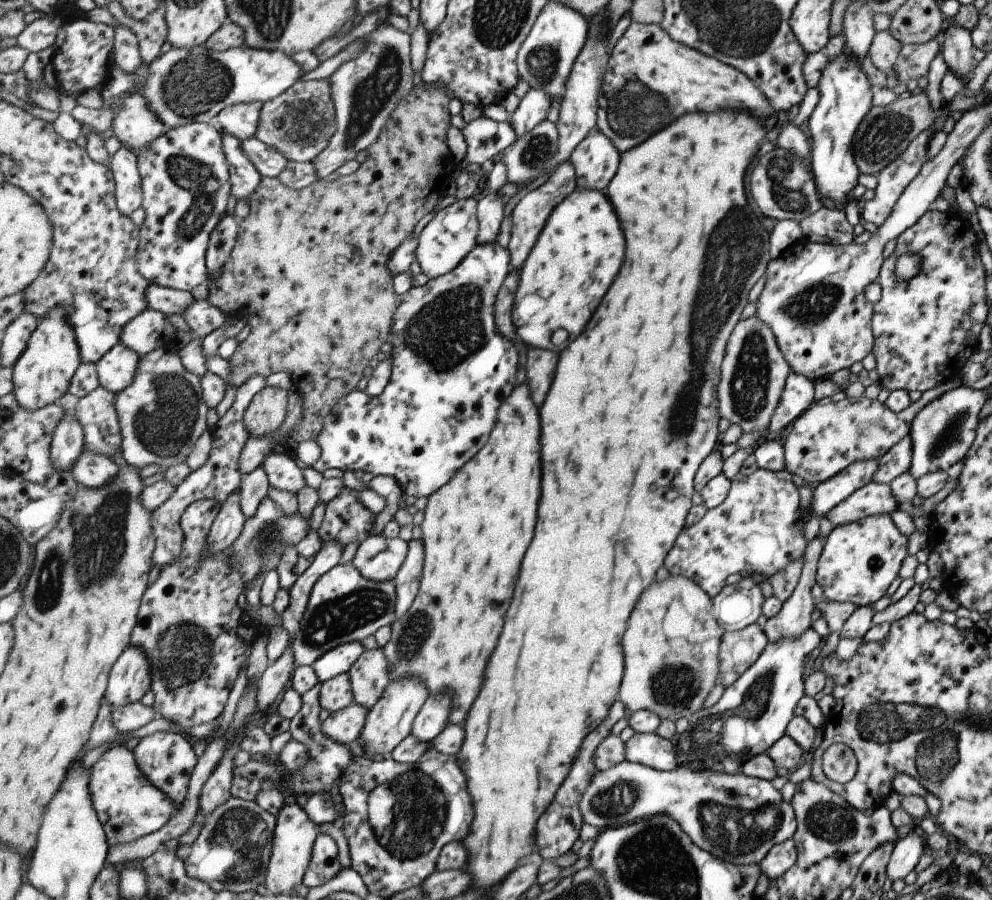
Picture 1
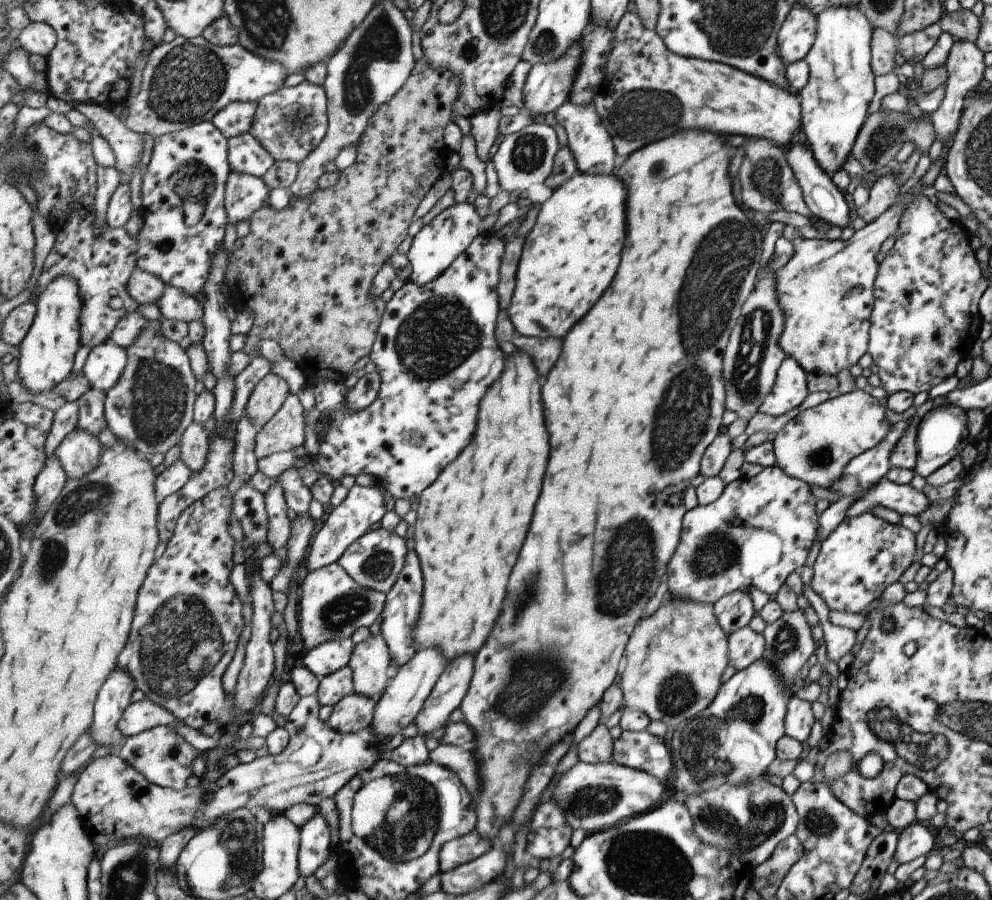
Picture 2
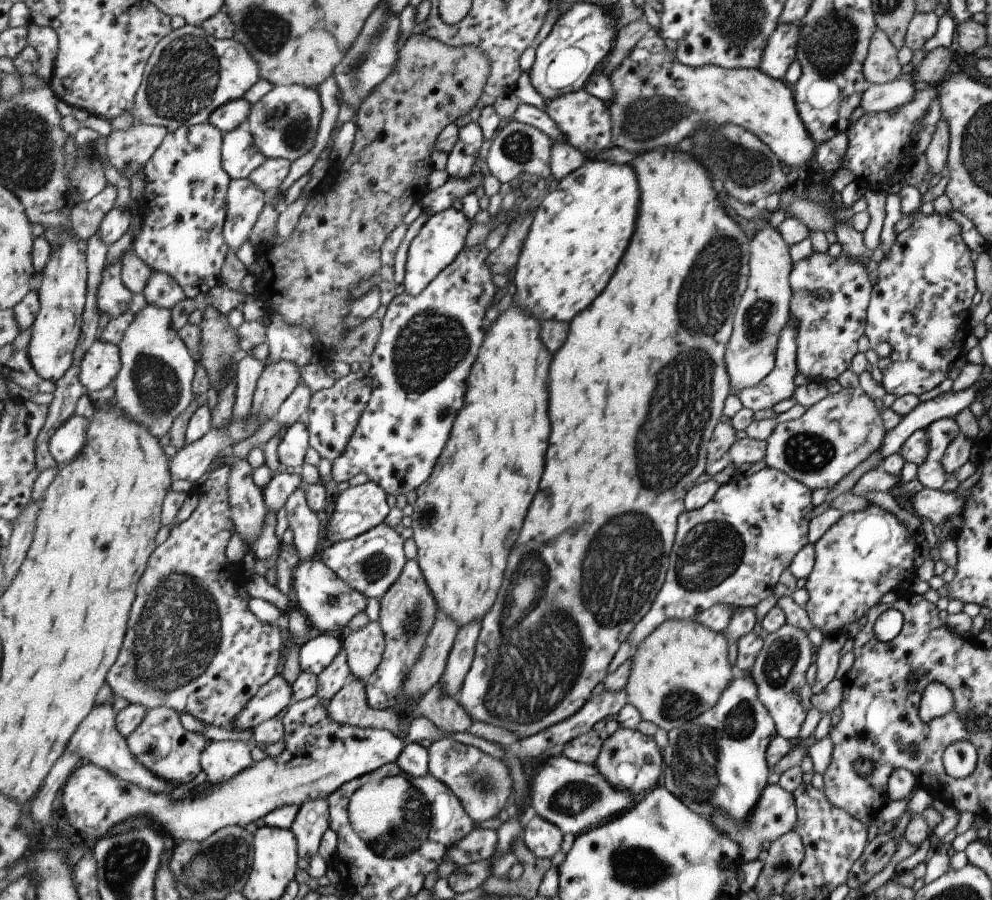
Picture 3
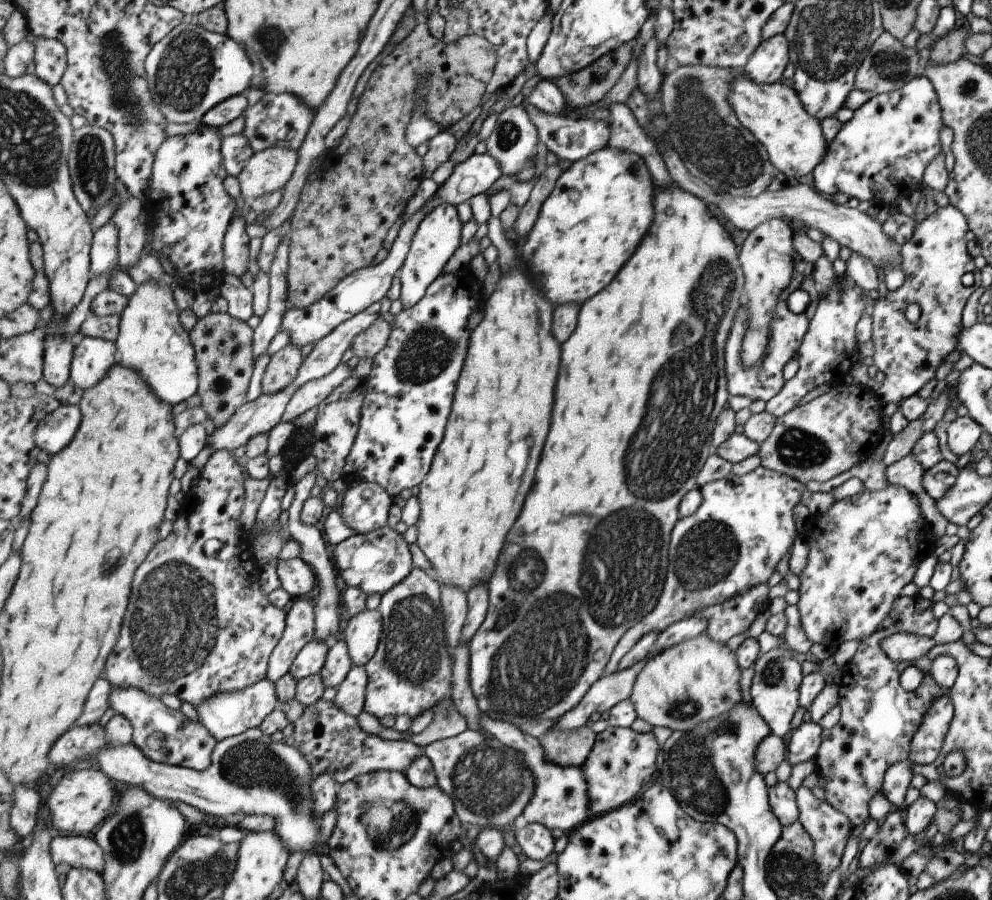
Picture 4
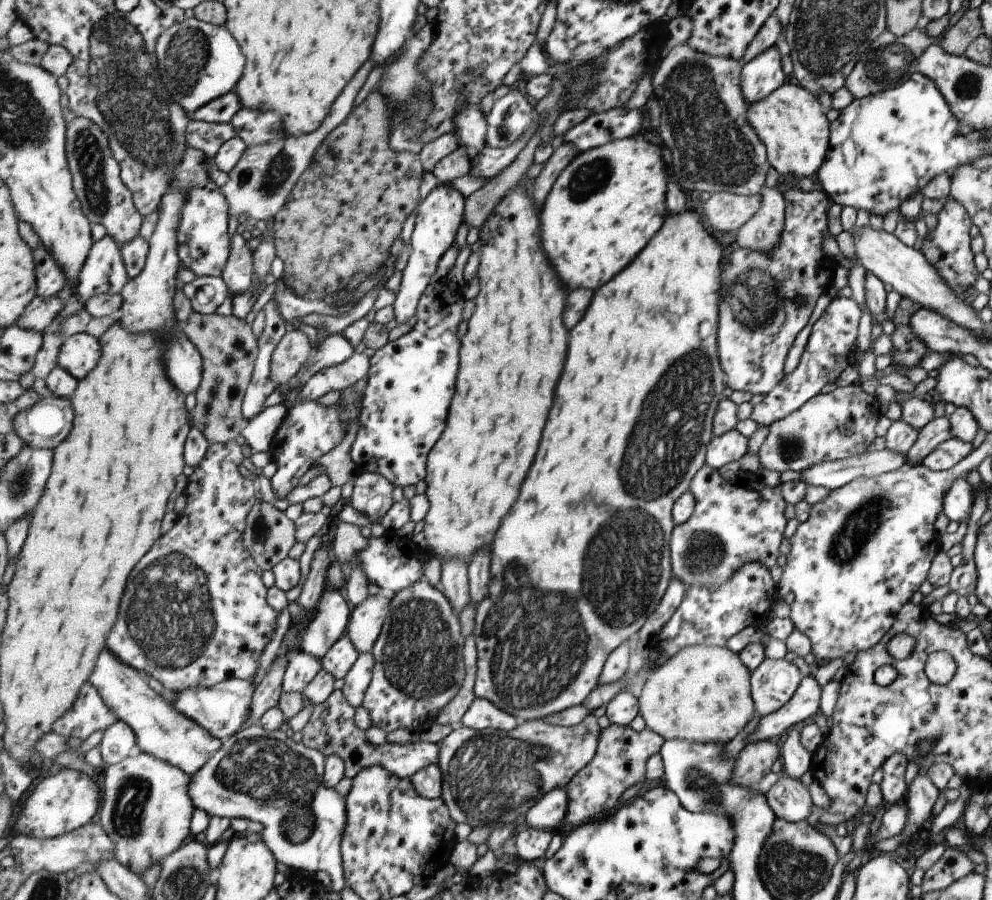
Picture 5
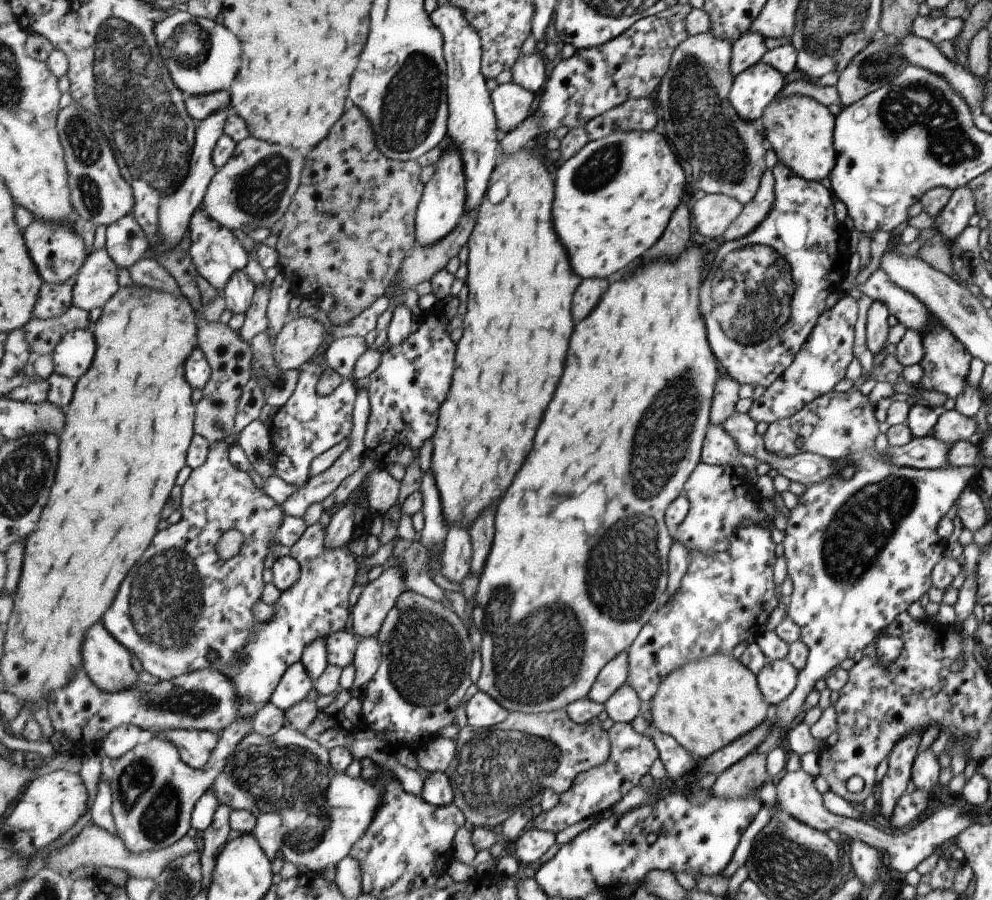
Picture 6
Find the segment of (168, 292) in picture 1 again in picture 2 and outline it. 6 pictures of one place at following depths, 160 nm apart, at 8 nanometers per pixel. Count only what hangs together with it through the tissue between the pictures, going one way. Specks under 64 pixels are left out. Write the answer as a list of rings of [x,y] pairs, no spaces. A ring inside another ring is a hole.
[[[136,268],[130,278],[128,289],[141,306],[159,305],[167,288],[166,282],[157,275]]]

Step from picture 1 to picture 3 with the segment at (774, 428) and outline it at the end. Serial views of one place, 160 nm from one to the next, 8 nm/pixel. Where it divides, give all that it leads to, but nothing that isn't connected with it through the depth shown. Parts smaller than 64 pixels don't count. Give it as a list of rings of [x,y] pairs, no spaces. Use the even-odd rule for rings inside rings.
[[[792,315],[788,317],[788,324],[784,326],[778,339],[775,352],[775,368],[772,372],[751,389],[744,389],[731,394],[739,398],[746,409],[757,412],[765,408],[773,408],[781,401],[793,397],[796,384],[793,377],[798,373],[796,367],[796,327]]]

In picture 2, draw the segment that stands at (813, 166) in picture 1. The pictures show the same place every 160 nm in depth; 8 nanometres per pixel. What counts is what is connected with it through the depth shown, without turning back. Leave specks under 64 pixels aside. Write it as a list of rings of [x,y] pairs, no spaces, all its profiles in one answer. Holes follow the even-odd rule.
[[[827,5],[816,16],[816,35],[812,47],[804,56],[809,67],[808,83],[796,95],[800,102],[800,137],[809,145],[814,161],[819,168],[831,177],[833,172],[842,169],[850,156],[855,137],[867,116],[869,102],[873,98],[873,77],[870,69],[870,36],[873,27],[859,12],[858,7],[833,7]]]

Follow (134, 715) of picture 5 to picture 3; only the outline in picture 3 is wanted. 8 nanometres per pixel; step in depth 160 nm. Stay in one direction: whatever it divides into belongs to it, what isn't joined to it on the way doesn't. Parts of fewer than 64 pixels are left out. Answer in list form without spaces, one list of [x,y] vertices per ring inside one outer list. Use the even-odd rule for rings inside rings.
[[[169,707],[149,709],[141,726],[128,736],[128,745],[138,760],[159,778],[173,787],[186,787],[194,783],[195,776],[204,770],[202,757],[211,741],[197,735],[181,724],[181,713]]]

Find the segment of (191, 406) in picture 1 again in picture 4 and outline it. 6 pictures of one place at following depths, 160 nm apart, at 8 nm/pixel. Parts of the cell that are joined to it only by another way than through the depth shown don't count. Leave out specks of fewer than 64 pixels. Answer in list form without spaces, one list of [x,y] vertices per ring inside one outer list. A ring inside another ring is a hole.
[[[159,283],[138,285],[138,293],[130,298],[121,316],[120,333],[116,340],[118,364],[136,370],[152,386],[155,396],[162,403],[177,406],[191,400],[200,386],[200,367],[196,347],[182,325],[173,291]]]

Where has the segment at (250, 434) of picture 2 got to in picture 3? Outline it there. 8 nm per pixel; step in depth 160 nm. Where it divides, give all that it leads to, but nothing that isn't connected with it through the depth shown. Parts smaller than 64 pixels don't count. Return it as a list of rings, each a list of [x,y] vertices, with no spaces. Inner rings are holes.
[[[243,354],[236,370],[236,401],[234,404],[234,416],[237,421],[243,421],[252,414],[252,404],[256,386],[261,374],[265,370],[263,361],[253,355]]]

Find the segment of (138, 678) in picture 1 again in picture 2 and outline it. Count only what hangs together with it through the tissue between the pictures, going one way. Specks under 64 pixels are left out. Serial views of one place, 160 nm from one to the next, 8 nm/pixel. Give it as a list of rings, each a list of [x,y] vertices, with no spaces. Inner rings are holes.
[[[117,668],[109,682],[101,688],[101,698],[97,700],[96,716],[89,730],[100,745],[121,748],[126,738],[118,729],[122,714],[132,704],[131,696],[137,689],[136,680],[128,670]]]

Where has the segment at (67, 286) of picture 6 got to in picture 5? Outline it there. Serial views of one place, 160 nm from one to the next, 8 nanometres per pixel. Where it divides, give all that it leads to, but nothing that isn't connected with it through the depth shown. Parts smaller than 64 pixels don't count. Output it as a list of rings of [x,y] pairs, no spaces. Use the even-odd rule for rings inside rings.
[[[37,295],[15,325],[22,329],[43,331],[67,304],[63,306],[63,302],[57,297],[43,298]]]

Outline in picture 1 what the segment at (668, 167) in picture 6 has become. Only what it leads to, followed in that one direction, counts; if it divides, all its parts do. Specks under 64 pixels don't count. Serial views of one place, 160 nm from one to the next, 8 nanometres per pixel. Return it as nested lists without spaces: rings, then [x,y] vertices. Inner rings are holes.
[[[577,188],[548,218],[547,224],[531,251],[527,262],[521,268],[520,283],[514,302],[512,319],[519,340],[528,348],[547,348],[553,352],[565,350],[573,340],[577,340],[593,318],[595,310],[603,302],[611,284],[619,276],[625,260],[625,234],[619,216],[609,202],[606,191]],[[567,330],[569,336],[555,336],[555,332]]]

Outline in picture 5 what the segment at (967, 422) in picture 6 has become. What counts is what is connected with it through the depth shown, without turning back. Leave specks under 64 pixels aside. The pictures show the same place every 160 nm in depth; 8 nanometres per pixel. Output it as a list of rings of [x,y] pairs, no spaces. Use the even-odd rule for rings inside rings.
[[[943,417],[932,418],[923,428],[920,428],[913,446],[906,452],[904,466],[916,467],[922,464],[924,456],[938,444],[951,438],[948,419]]]

